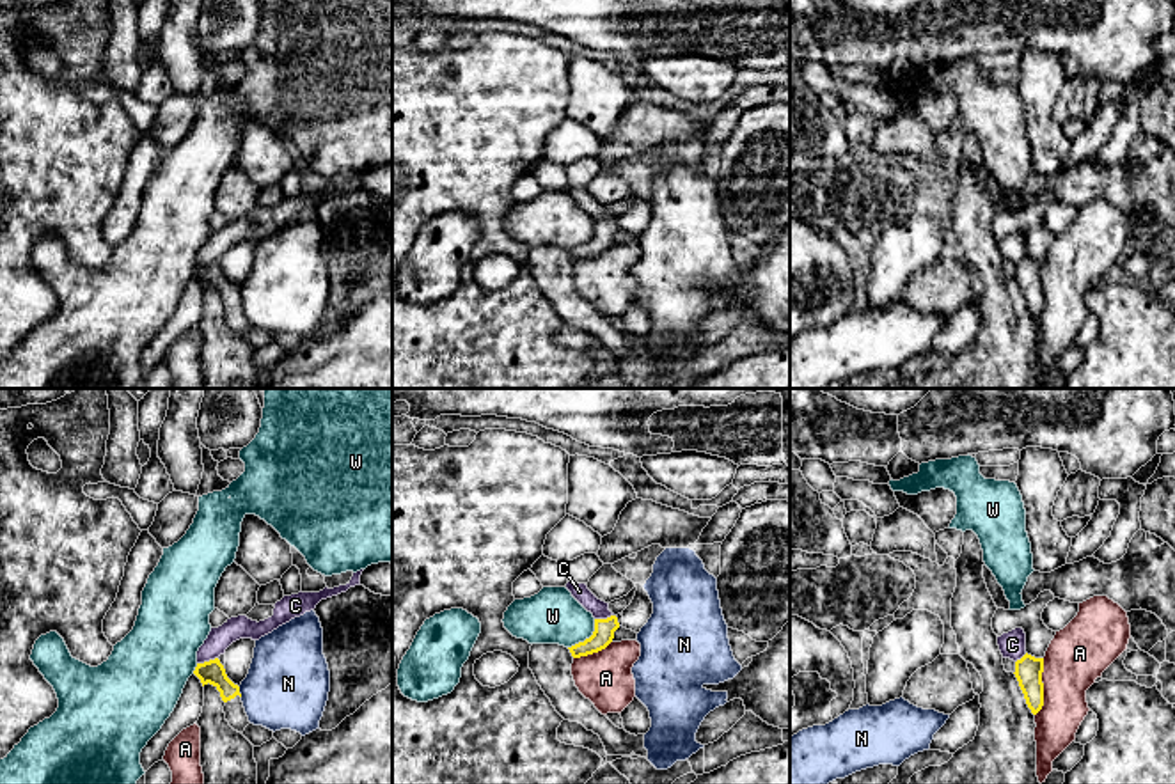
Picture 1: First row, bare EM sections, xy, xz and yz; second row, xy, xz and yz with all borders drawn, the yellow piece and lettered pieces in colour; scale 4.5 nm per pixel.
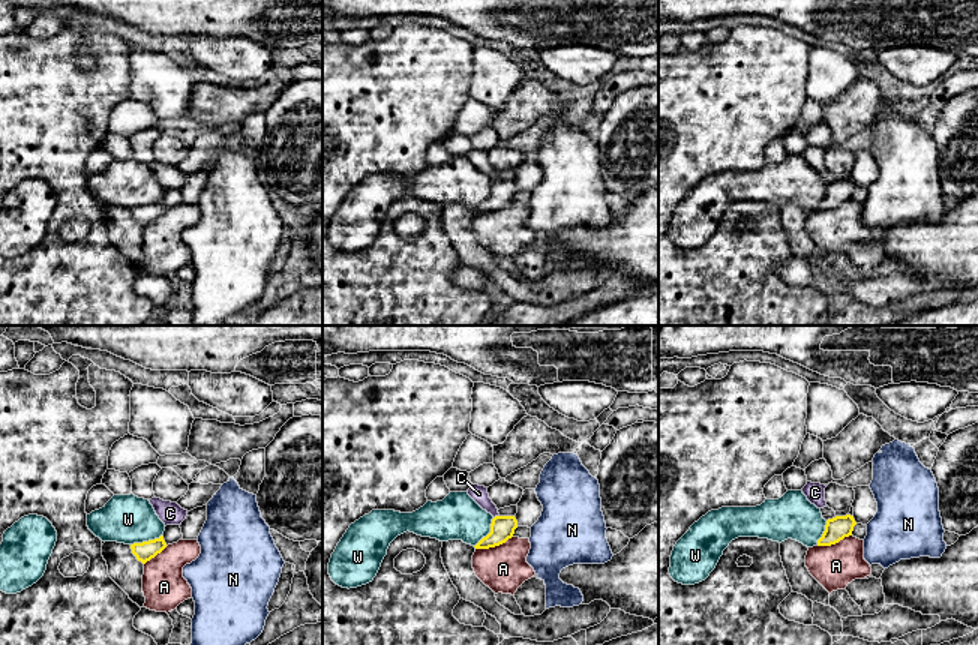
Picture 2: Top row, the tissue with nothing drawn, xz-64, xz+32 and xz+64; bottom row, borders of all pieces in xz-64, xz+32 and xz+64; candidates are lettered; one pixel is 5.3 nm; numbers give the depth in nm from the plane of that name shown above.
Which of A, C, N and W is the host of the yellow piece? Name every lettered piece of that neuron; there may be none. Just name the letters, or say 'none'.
none

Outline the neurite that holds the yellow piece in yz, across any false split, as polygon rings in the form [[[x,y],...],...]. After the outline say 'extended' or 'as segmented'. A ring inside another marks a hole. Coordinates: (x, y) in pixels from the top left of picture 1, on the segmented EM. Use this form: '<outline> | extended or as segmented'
[[[1024,655],[1015,662],[1015,678],[1024,694],[1026,704],[1033,715],[1037,715],[1044,706],[1044,658],[1035,658],[1031,655]]] | as segmented

